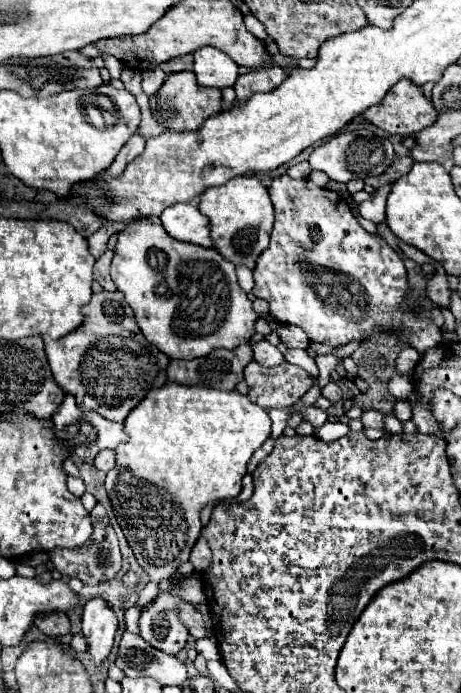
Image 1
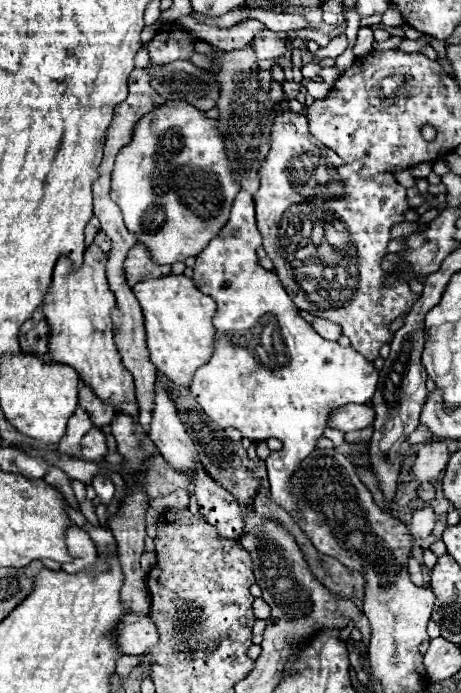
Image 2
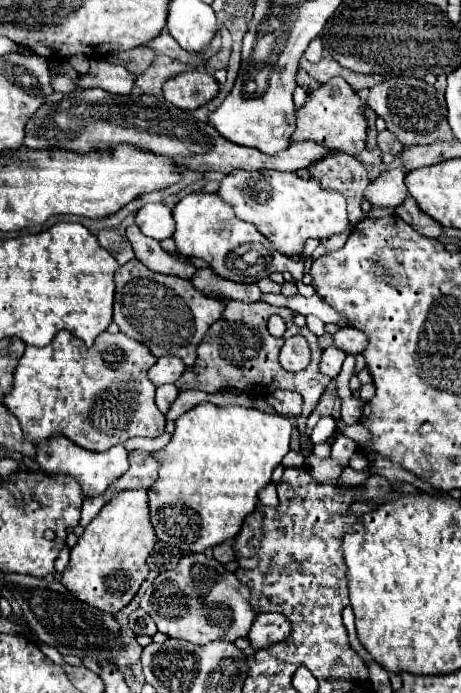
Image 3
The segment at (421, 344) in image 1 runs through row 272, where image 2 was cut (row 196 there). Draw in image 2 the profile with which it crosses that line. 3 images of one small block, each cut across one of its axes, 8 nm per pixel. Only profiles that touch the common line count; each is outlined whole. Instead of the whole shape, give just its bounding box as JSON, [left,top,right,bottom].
[254,112,420,362]

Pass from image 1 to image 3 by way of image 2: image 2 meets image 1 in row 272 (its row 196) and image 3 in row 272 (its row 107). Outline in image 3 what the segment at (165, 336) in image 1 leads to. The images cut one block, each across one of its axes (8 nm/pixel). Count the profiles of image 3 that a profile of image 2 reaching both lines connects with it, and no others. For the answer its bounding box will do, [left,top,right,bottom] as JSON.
[126,224,196,278]

